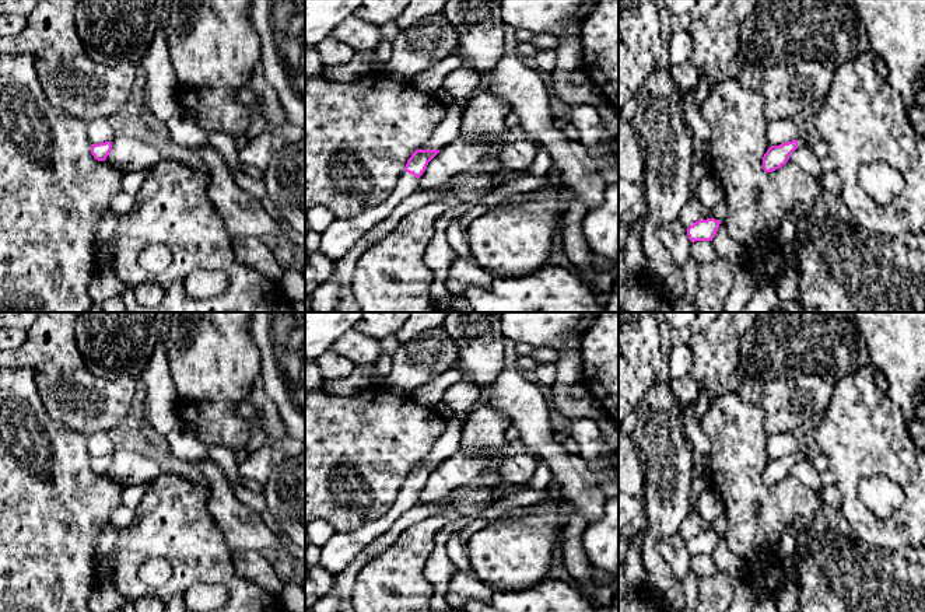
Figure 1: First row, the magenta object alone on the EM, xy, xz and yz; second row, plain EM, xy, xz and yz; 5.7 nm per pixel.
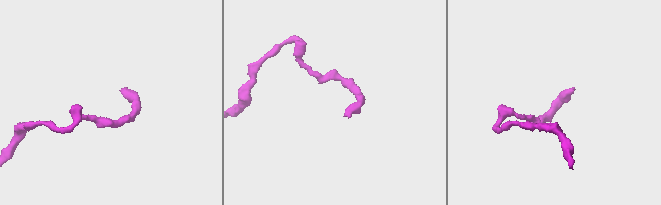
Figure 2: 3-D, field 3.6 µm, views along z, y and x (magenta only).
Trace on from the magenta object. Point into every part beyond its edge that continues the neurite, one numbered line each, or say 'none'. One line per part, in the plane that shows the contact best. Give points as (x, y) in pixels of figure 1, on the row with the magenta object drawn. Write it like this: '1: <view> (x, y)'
1: xz (340, 235)

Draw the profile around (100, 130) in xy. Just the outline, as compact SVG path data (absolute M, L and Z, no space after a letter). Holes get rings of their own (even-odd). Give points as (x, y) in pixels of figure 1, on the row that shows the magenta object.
M97 119L87 123L87 132L91 144L113 141L118 136L108 119Z

